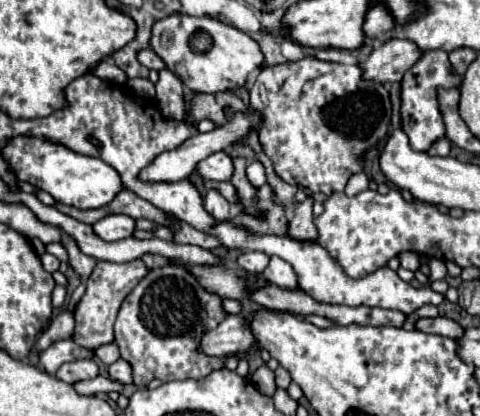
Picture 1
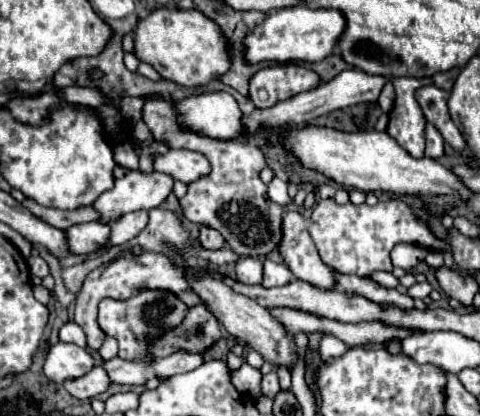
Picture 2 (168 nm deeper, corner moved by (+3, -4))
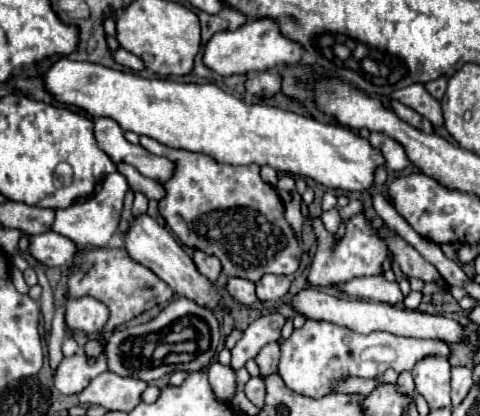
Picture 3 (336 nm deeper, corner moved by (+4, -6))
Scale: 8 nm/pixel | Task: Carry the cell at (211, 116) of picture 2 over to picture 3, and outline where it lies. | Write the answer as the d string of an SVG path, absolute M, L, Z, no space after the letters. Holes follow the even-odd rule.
M62 57L48 71L42 73L44 89L60 103L74 105L84 109L90 117L110 117L124 131L132 131L136 135L146 135L156 139L162 145L184 149L192 153L210 155L216 163L228 165L270 165L280 173L310 177L316 183L328 189L344 189L344 191L364 191L370 189L374 179L374 169L384 165L384 159L378 149L374 149L366 139L358 137L352 129L340 125L318 123L310 117L302 117L290 111L282 111L278 107L268 105L246 105L230 93L224 93L214 83L176 83L170 79L146 79L134 73L116 71L110 67L102 67L88 61L70 61Z

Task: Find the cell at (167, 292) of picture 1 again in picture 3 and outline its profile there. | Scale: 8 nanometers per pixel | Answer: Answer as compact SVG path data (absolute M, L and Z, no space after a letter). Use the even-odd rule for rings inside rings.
M66 295L64 301L64 321L70 329L78 329L84 333L98 333L108 321L108 307L92 297L72 299Z

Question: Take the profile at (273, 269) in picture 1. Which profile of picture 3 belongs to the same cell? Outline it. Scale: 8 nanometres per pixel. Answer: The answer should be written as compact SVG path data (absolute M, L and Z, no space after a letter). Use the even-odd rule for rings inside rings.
M264 275L256 283L256 297L260 301L278 301L290 289L290 279L282 275Z

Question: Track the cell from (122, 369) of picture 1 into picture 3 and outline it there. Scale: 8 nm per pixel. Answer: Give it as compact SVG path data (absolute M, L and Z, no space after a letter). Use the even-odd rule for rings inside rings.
M80 351L74 357L68 357L58 365L56 375L54 375L54 385L64 395L76 395L84 391L84 387L104 371L106 371L104 355L100 355L98 361L88 363L84 353Z

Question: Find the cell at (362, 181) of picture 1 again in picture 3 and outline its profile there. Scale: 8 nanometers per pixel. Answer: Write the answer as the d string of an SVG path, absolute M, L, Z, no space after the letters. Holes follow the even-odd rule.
M334 207L334 209L326 211L326 213L322 213L322 223L324 223L324 227L326 227L330 233L336 233L336 229L338 229L338 225L340 225L338 207Z

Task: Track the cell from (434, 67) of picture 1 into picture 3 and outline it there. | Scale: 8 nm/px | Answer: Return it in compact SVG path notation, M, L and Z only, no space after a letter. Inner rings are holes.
M370 133L368 141L370 141L370 145L374 149L378 149L382 153L386 171L402 171L402 169L406 169L410 165L402 145L396 143L394 139L390 139L390 137L382 135L382 133Z

